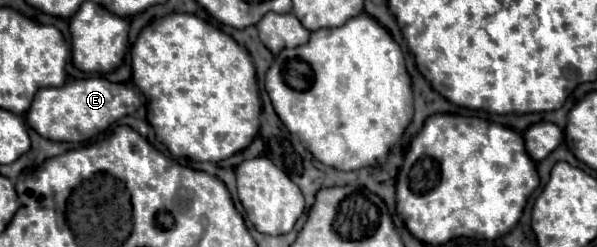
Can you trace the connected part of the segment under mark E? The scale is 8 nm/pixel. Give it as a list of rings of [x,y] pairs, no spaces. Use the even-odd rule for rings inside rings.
[[[104,77],[70,79],[62,87],[42,87],[34,95],[28,109],[26,123],[46,139],[52,141],[86,141],[124,115],[132,115],[142,103],[140,93],[128,83],[112,83]]]

